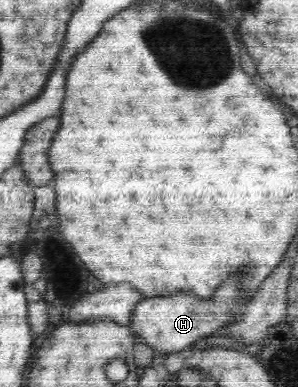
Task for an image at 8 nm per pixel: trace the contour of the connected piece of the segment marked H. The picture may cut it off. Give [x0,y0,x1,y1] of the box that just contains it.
[128,272,255,354]

